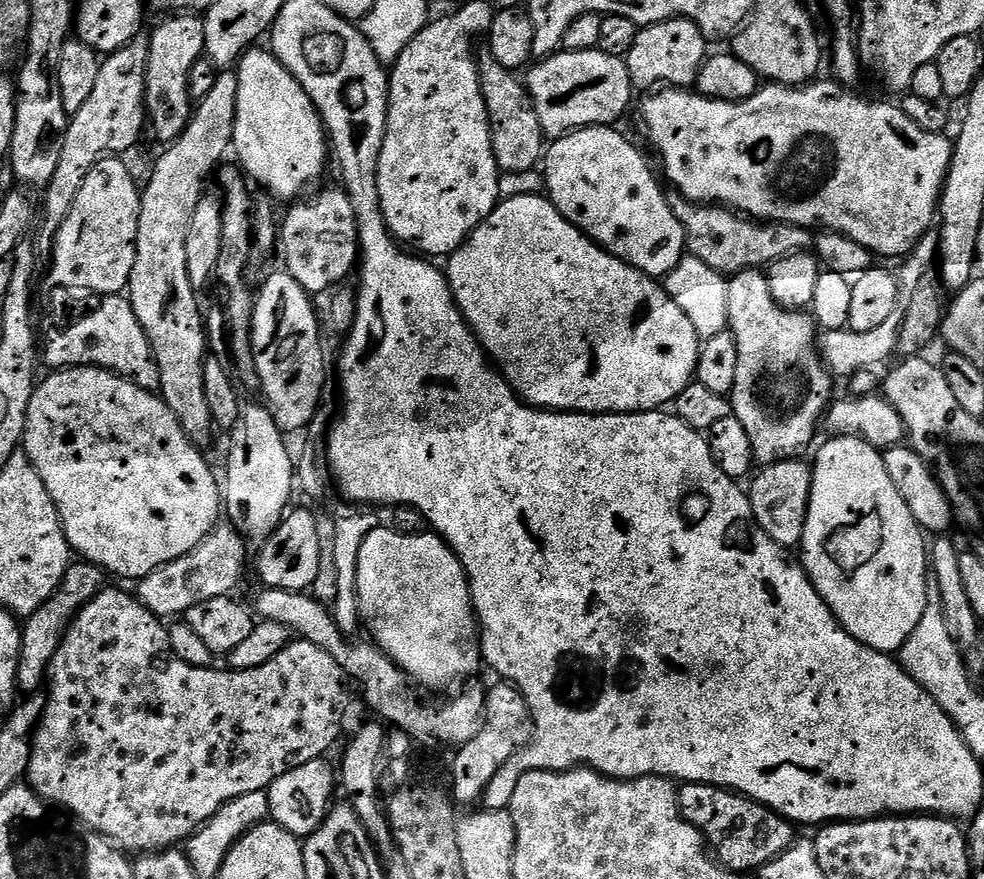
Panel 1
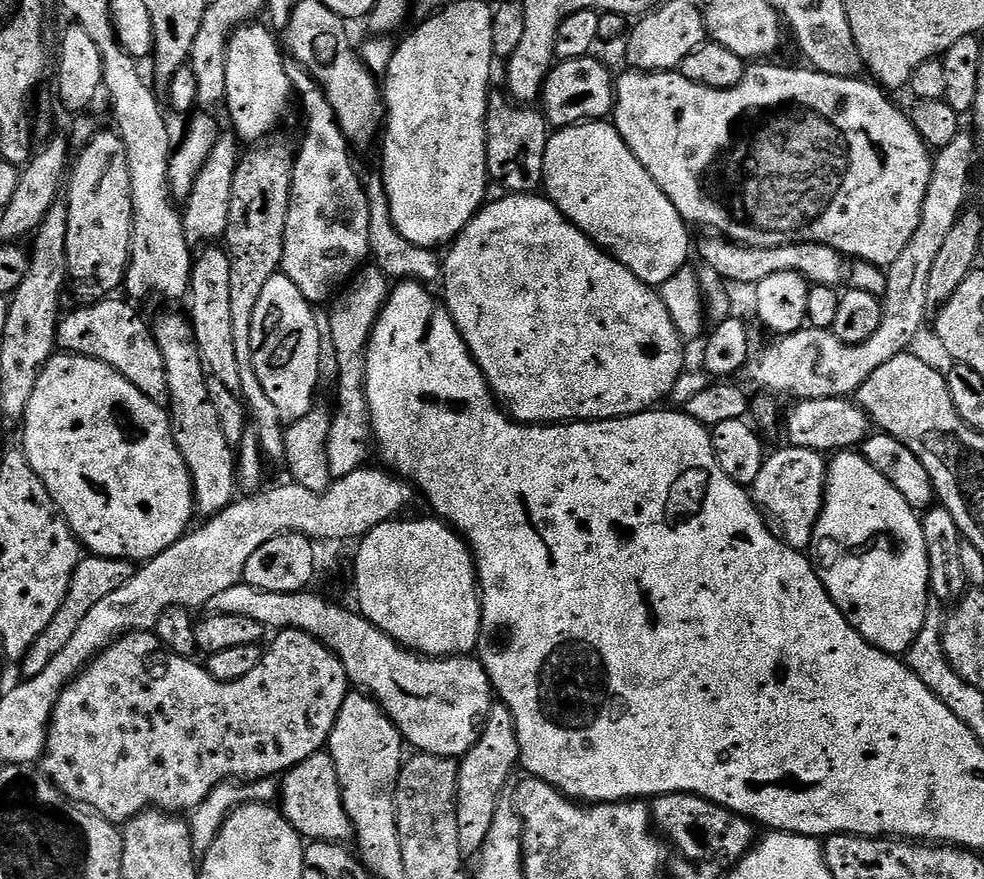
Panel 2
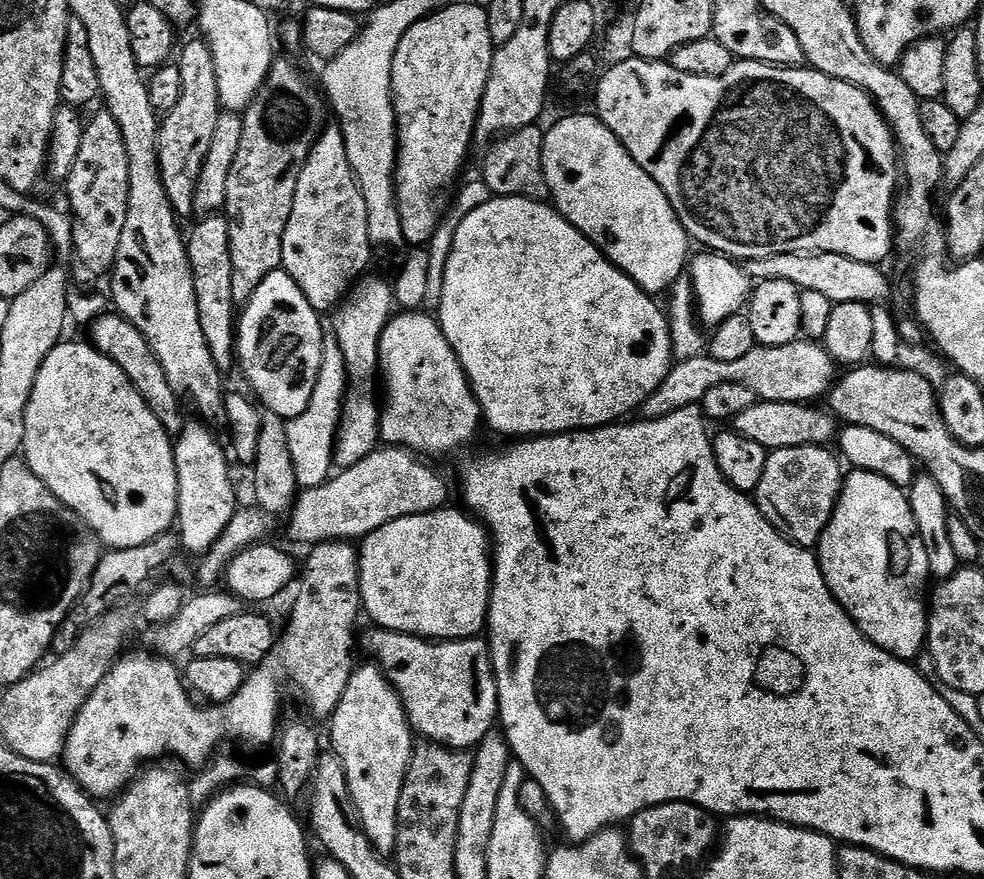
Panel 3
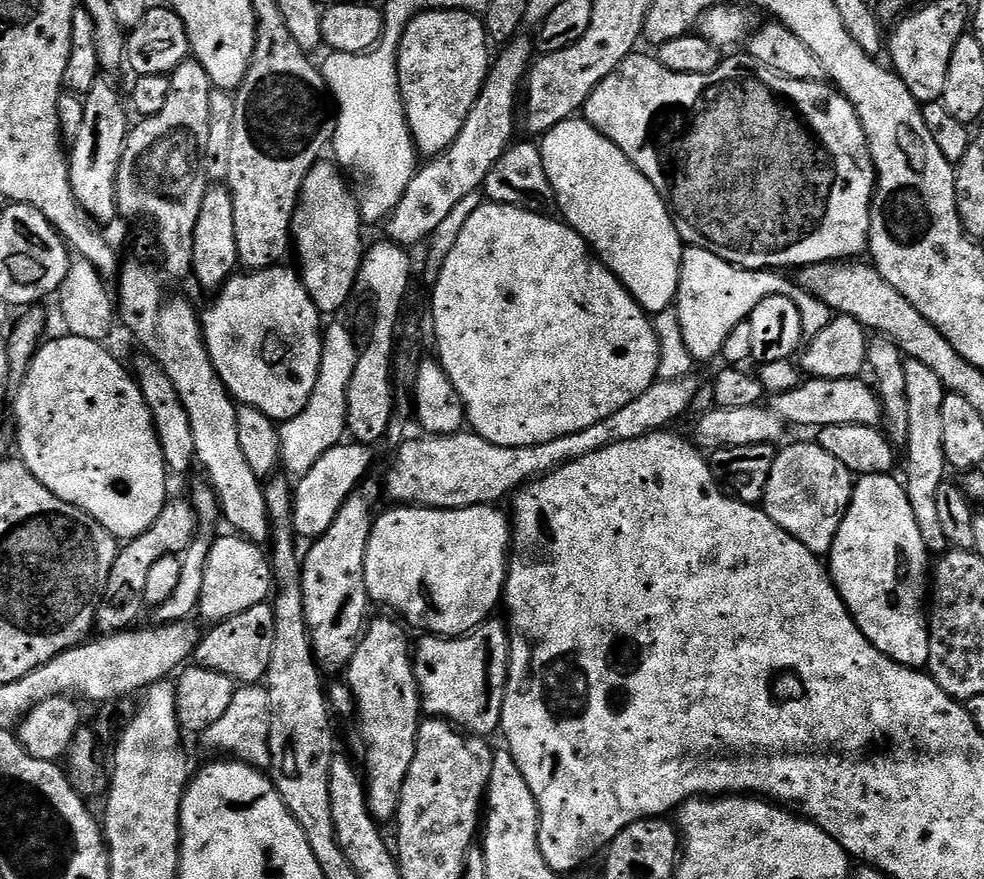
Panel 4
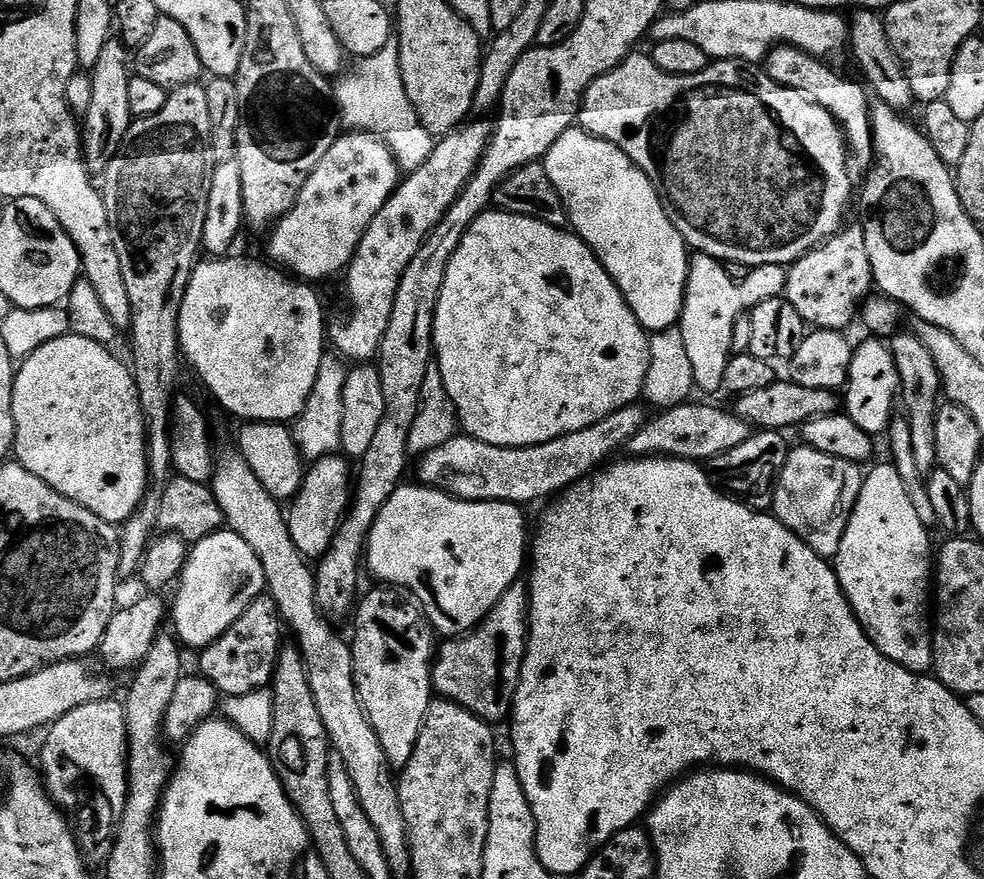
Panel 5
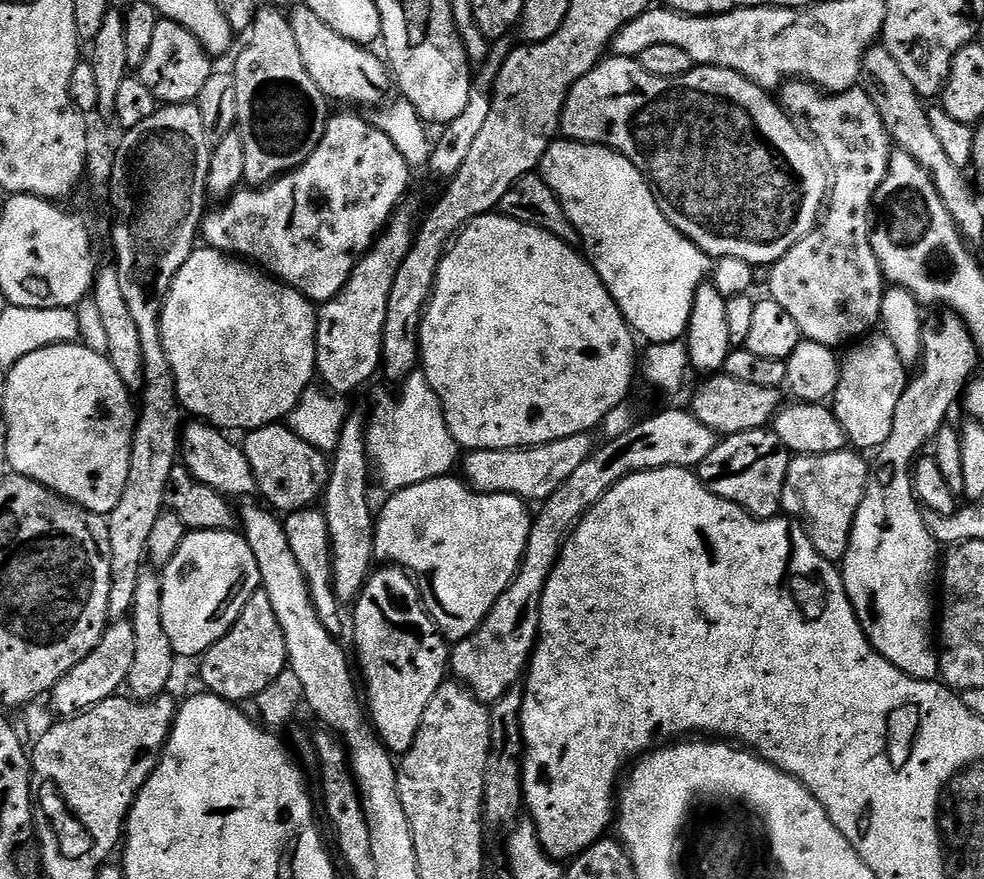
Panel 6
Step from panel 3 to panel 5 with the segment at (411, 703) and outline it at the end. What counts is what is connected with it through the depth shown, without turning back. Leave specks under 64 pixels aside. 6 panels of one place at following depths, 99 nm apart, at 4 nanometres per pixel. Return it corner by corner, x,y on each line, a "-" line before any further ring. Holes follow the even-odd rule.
527,579
515,580
483,622
459,638
445,639
434,656
433,689
493,726
499,725
499,720
507,721
528,645
528,605

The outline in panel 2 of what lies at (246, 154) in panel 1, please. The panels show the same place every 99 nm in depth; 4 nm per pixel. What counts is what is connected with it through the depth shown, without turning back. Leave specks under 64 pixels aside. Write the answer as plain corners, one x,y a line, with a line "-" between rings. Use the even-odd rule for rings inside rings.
253,22
237,28
228,42
226,58
226,109
232,119
235,135
241,141
260,142
280,124
288,112
288,103
293,103
294,93
290,78
284,69
285,53
276,45
277,37
263,23

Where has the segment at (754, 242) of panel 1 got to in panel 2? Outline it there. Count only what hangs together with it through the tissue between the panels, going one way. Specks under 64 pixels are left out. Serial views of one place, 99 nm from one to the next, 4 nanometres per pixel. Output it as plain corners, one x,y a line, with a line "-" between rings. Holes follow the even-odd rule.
708,234
700,244
699,259
711,269
718,270
722,279
729,285
748,284
754,286
762,282
762,278
770,278
770,274
786,274
801,272
809,285
820,285
835,289
846,280
846,260
830,246
822,246
818,242
805,244
786,244
777,248
747,248
744,244
735,244
719,234

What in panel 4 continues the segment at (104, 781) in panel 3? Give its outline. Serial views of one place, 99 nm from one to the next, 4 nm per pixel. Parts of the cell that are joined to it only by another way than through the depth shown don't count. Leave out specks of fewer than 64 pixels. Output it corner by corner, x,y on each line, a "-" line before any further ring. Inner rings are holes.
372,478
365,479
352,491
350,498
346,498
342,510
338,510
338,518
330,522
330,530
311,541
307,545
308,553
304,552
302,556
301,588
306,626
316,663
325,673
343,673
347,669
369,619
366,546
370,542
379,496
382,496
381,485
377,481
375,484

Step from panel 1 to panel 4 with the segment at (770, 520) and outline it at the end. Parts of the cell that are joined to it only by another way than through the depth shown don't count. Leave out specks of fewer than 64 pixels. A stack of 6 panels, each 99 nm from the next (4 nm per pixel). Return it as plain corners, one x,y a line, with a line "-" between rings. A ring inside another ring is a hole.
819,442
792,444
789,448
781,447
776,453
762,507
786,534
798,538
806,550
824,558
832,551
838,526
842,526
842,518
852,501
853,487
854,473
842,466
834,454
826,454

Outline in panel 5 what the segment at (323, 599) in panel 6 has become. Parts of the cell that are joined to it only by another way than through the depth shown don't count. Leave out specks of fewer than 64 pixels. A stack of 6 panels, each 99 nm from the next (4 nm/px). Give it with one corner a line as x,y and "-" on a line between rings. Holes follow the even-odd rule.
331,454
321,457
315,461
305,471
304,481
298,490
298,494
293,496
290,501
290,507
287,509
288,529
290,538
294,538
294,546
298,546
300,553
309,561
319,561
320,557
326,554
334,542
334,534
340,529
340,524
344,521
344,513
348,511
350,497
354,491
354,472
348,469
349,461
343,455

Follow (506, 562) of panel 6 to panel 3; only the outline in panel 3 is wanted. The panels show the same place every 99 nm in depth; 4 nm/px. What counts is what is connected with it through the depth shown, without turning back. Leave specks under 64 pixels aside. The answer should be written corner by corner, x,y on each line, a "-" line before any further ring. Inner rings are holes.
452,507
398,518
363,537
360,602
375,627
437,642
471,640
485,631
494,571
490,533
479,519

